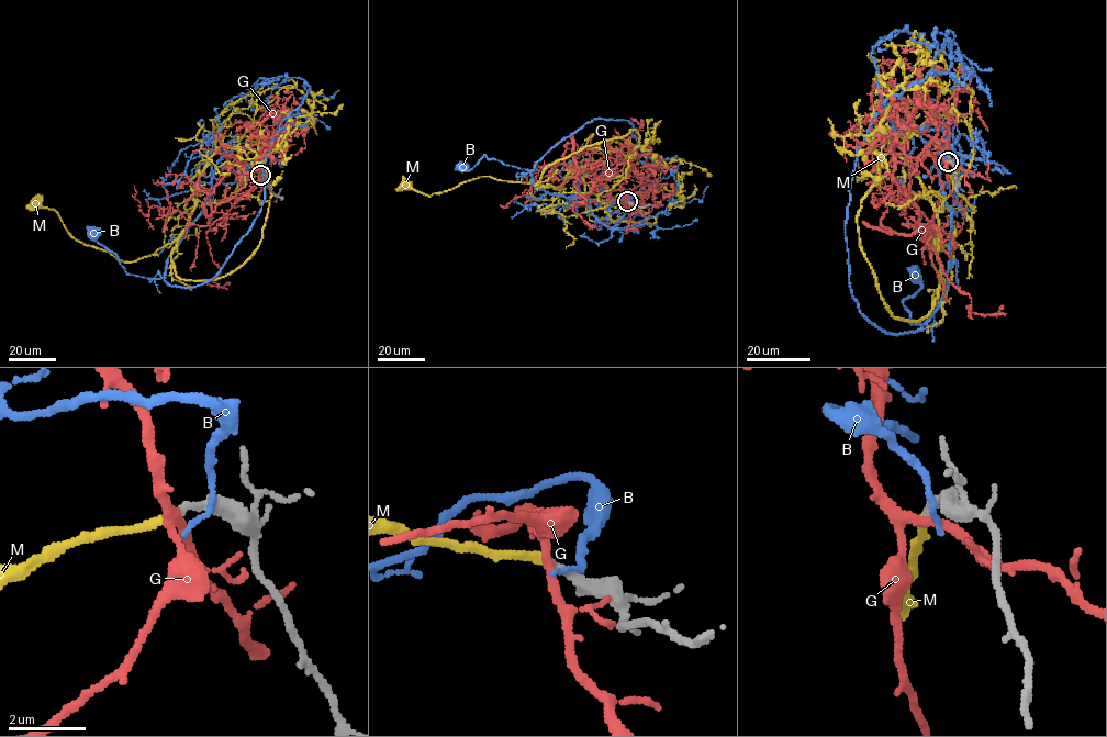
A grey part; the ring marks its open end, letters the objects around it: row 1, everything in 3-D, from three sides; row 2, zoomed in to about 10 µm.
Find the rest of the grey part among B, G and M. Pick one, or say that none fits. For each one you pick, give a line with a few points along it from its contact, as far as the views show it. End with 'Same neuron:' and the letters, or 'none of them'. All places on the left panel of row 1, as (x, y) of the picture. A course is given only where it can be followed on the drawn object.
M: Its course: (259, 175), (239, 183), (227, 200), (197, 200), (177, 239), (129, 263), (81, 243), (58, 214), (35, 201)
Same neuron: M

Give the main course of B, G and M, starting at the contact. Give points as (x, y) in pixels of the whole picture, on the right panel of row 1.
B: (948, 160), (946, 135), (947, 288), (921, 325), (903, 301), (921, 288), (914, 275)
G: (948, 162), (948, 148), (932, 142), (910, 175), (926, 243), (928, 227), (961, 230), (961, 197)
M: (948, 162), (953, 190), (937, 214), (935, 305), (935, 293), (952, 277), (951, 250), (936, 238)

